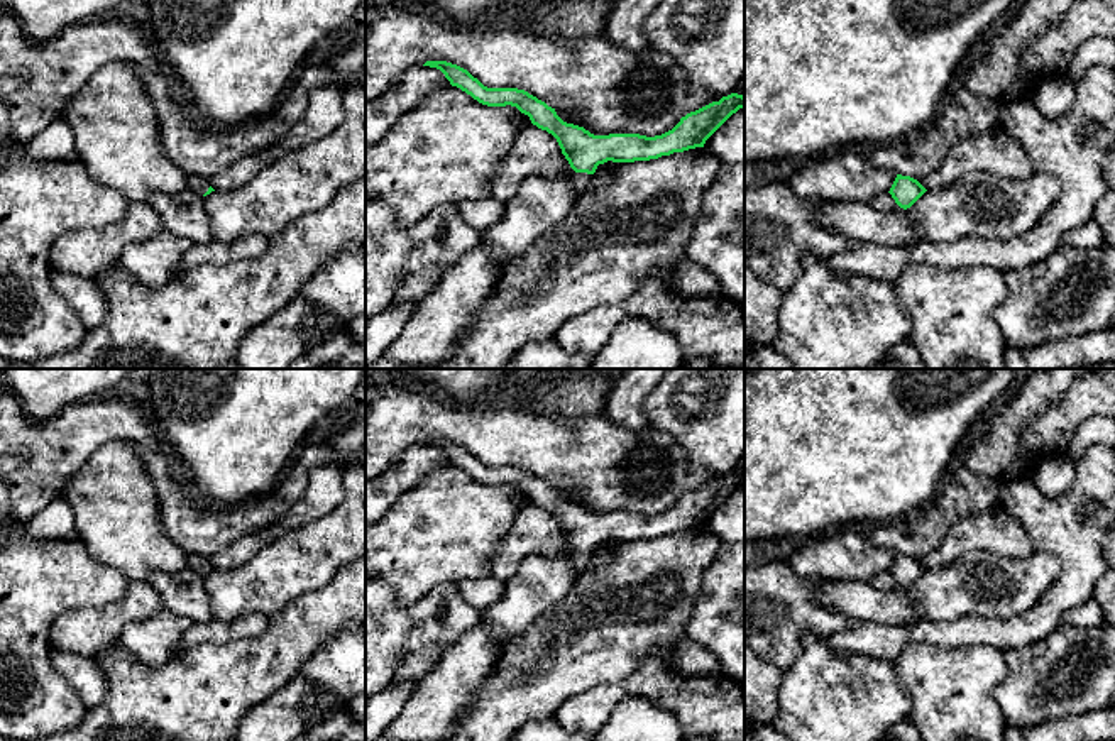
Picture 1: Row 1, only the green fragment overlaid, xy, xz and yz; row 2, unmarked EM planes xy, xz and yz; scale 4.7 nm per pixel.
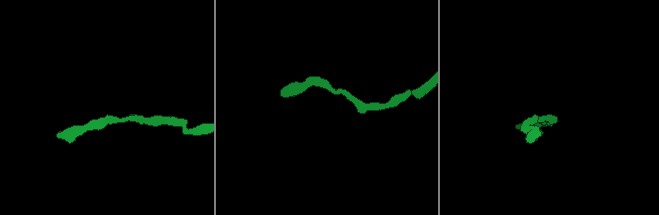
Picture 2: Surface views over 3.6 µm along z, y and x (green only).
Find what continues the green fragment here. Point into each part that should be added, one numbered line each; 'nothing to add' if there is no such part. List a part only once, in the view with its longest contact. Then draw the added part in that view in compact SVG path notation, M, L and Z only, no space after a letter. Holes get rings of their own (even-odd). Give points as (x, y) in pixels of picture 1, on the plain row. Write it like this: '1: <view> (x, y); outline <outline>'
1: xz (579, 559); outline M575 552L572 553L572 565L575 574L579 575L589 563L590 553L587 552Z

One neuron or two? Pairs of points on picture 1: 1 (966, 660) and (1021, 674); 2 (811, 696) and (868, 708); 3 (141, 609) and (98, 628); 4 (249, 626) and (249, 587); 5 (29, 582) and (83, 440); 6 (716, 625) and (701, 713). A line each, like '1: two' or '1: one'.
1: two
2: one
3: one
4: two
5: two
6: two

